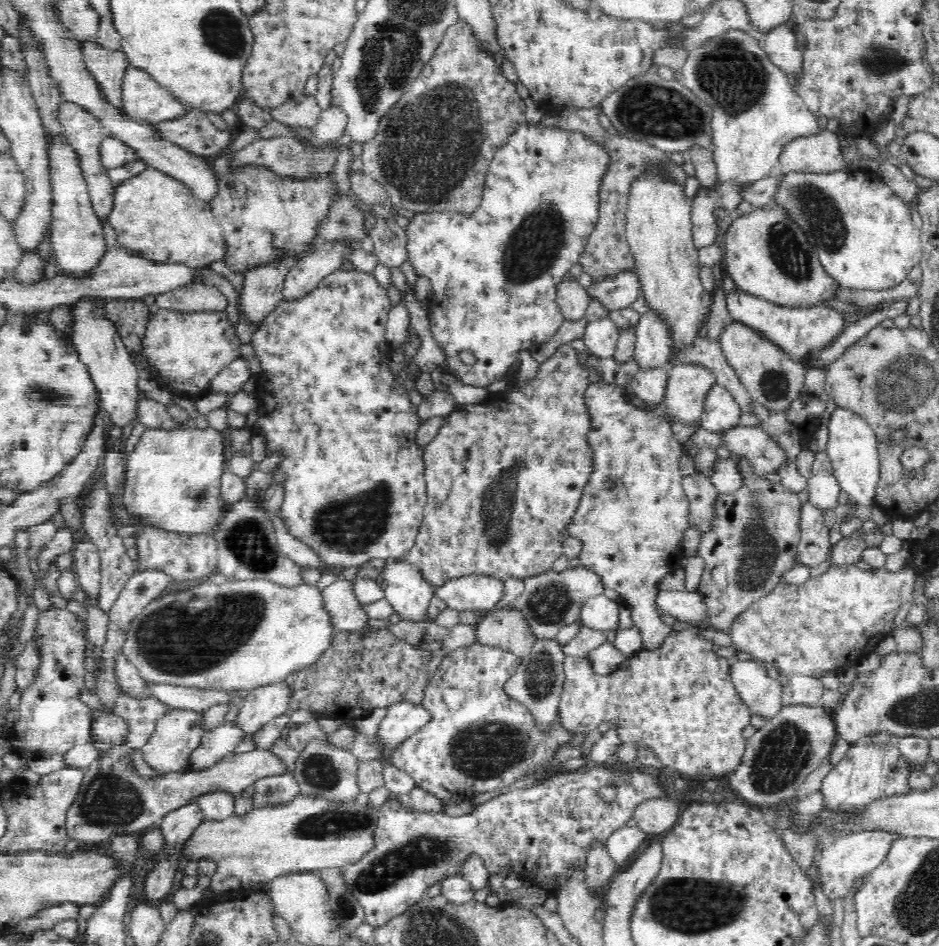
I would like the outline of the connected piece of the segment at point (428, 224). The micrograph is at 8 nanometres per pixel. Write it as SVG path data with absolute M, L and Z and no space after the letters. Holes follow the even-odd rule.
M525 122L494 155L485 175L482 201L472 214L416 213L403 222L407 259L417 274L426 276L432 284L426 314L432 338L444 352L441 367L450 370L456 382L474 388L488 388L505 379L512 383L518 369L523 367L518 354L544 344L565 321L557 304L558 284L576 264L586 238L595 228L598 190L608 161L605 150L587 142L577 132ZM462 352L472 352L476 358L474 364L464 364L460 360Z

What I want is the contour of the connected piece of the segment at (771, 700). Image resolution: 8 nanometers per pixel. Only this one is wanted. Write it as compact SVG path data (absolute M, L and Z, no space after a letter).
M732 661L731 680L738 699L750 708L750 715L770 721L782 708L782 683L763 664Z

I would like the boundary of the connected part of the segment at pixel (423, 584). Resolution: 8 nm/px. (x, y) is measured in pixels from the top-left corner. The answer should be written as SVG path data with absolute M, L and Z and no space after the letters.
M388 560L380 570L380 578L383 596L402 620L430 621L426 610L434 586L424 578L418 566L406 560Z

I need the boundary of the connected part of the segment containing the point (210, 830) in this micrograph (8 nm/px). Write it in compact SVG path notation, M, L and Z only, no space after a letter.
M299 796L291 802L278 802L276 806L253 806L243 815L232 813L225 819L203 818L190 836L181 844L177 852L179 862L199 862L208 860L216 865L211 888L214 892L225 892L240 887L258 887L264 882L290 874L316 873L330 867L346 867L356 862L373 843L376 808L364 798L350 803L336 804L330 801Z

